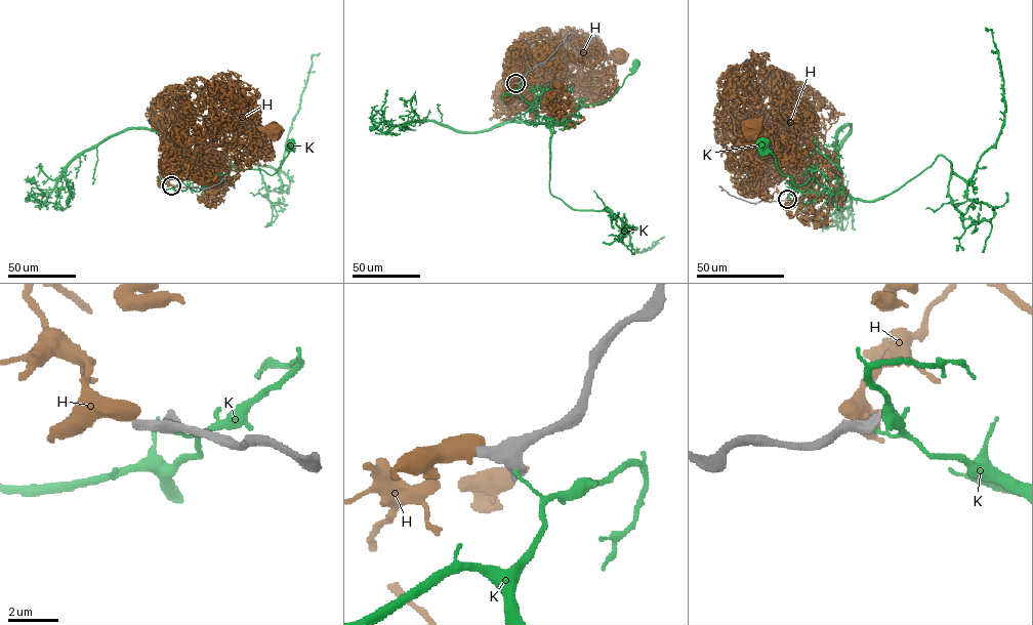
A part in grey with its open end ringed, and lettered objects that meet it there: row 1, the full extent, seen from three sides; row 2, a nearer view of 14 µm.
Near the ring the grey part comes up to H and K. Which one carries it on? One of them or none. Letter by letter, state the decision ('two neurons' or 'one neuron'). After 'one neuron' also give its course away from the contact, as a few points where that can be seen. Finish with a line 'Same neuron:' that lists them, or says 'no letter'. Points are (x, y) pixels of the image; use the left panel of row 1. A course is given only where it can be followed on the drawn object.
H: two neurons
K: two neurons
Same neuron: no letter

